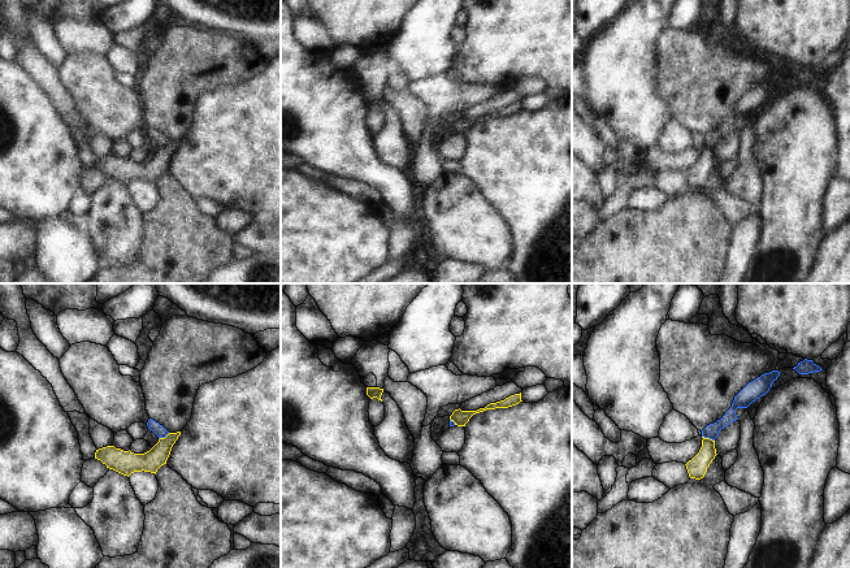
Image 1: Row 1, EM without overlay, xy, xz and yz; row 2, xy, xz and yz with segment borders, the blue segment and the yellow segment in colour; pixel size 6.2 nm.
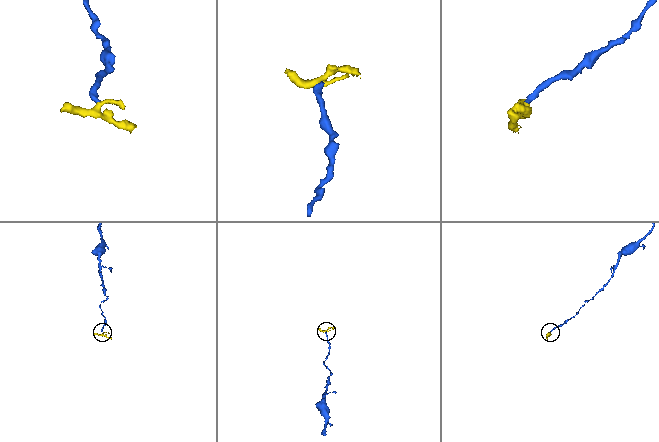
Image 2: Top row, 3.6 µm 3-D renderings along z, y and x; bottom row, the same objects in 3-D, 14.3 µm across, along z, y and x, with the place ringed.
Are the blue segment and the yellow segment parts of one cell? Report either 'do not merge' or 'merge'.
do not merge

